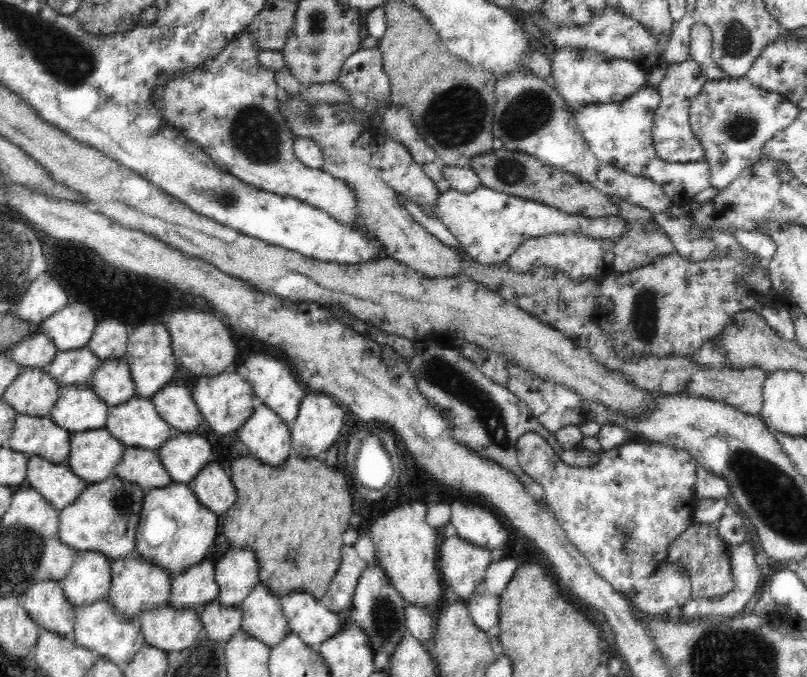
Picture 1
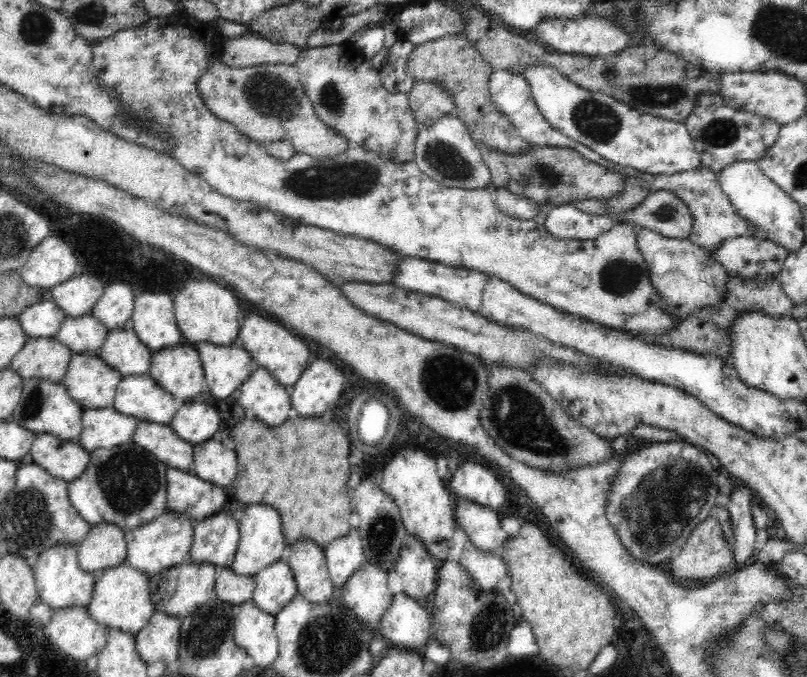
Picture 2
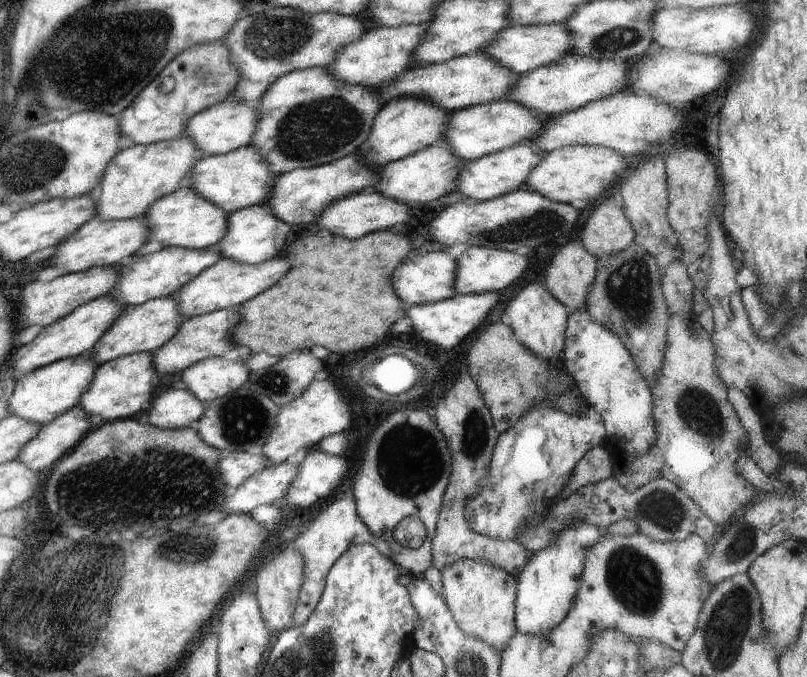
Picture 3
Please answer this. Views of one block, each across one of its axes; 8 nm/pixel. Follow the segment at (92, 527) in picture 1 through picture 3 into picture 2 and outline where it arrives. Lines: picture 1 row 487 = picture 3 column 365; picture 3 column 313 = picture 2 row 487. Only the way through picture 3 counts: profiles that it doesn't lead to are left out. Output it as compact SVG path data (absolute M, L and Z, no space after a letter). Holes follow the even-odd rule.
M131 440L120 446L94 450L90 458L90 464L80 478L67 483L72 508L87 522L90 529L108 523L126 534L165 514L167 468L154 455Z

